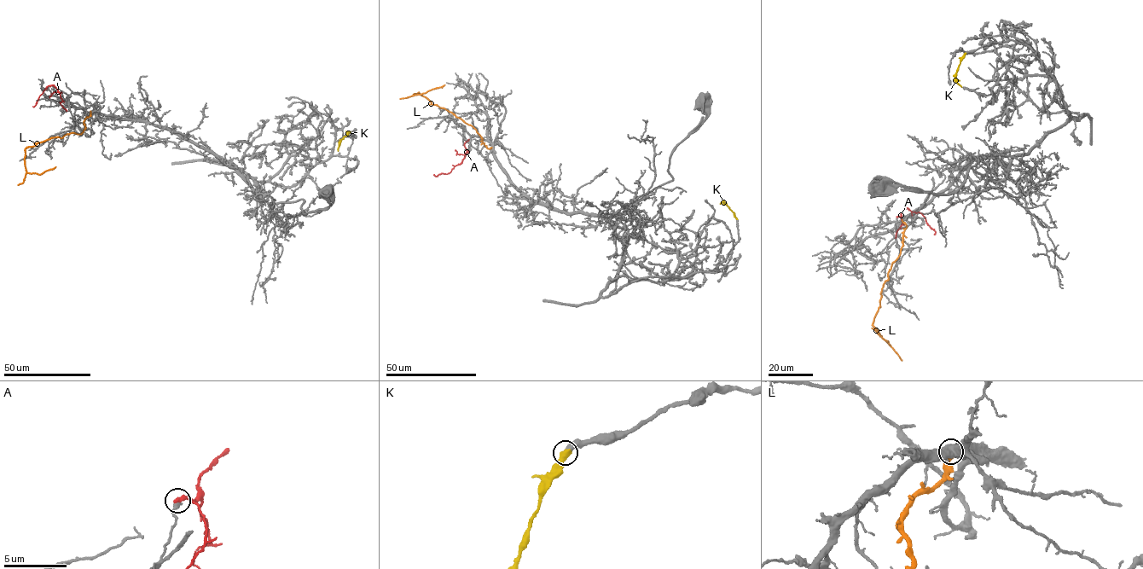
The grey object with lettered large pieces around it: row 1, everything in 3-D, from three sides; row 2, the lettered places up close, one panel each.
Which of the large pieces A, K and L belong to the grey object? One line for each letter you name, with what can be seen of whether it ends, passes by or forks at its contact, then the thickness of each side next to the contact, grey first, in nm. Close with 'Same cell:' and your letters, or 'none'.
K: It ends there. Thickness 480 nm (grey) against 600 nm
Same cell: K

